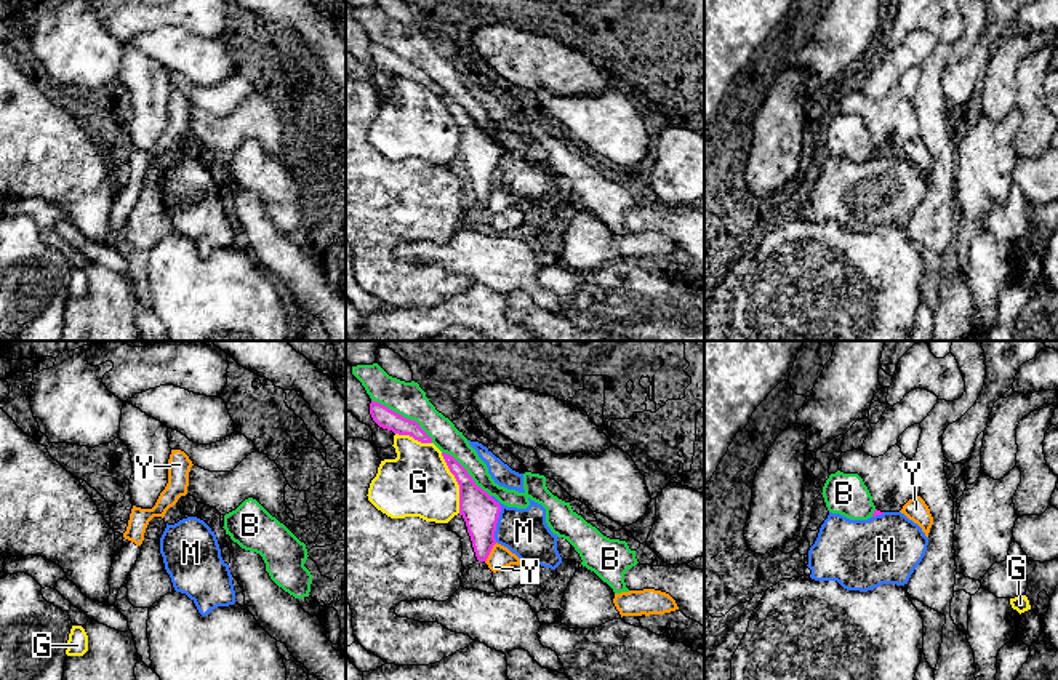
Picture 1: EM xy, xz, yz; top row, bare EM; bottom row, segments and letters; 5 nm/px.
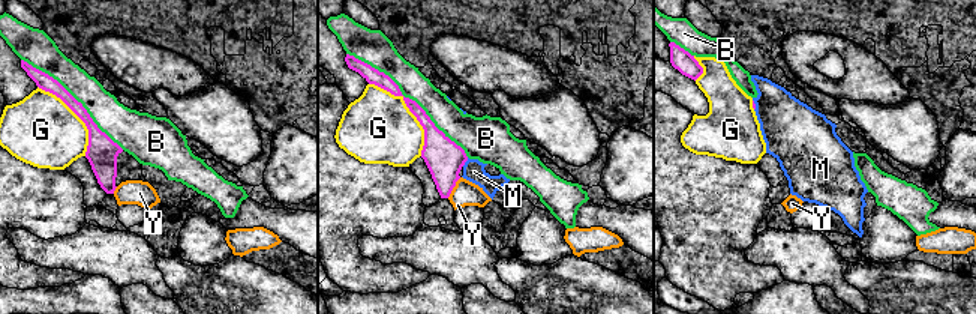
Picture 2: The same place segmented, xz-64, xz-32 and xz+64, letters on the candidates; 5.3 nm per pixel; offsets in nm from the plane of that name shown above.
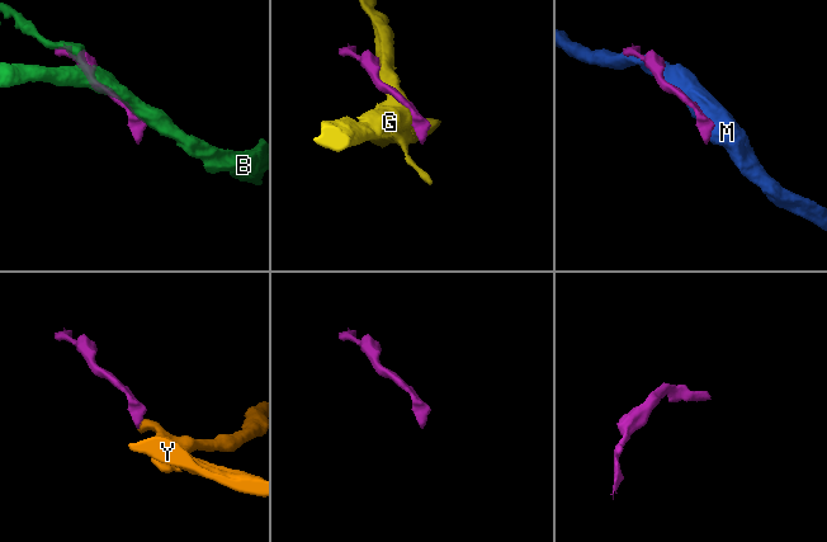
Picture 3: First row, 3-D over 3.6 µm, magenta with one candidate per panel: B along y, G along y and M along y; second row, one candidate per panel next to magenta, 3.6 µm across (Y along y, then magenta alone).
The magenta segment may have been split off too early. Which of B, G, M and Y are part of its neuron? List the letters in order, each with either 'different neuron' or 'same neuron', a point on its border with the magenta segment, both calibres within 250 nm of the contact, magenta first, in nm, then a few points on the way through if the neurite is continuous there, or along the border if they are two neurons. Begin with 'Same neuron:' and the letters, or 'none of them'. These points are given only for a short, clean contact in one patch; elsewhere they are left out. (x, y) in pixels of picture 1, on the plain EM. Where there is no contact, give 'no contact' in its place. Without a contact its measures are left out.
Same neuron: none of them
B: different neuron; meets magenta in xz at (402, 58); 100 nm thick on the magenta side, 170 nm on the other
G: different neuron; meets magenta in xz at (458, 125); 190 nm thick on the magenta side, 340 nm on the other
M: different neuron; meets magenta in xz at (498, 159); 190 nm thick on the magenta side, 240 nm on the other
Y: different neuron; meets magenta in xz at (490, 192); 190 nm thick on the magenta side, 120 nm on the other; border along xz (496, 184), (485, 204)

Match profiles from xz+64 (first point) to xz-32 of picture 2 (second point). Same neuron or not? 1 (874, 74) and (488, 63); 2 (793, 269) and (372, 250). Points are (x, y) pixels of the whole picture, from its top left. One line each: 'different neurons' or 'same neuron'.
1: same neuron
2: same neuron

